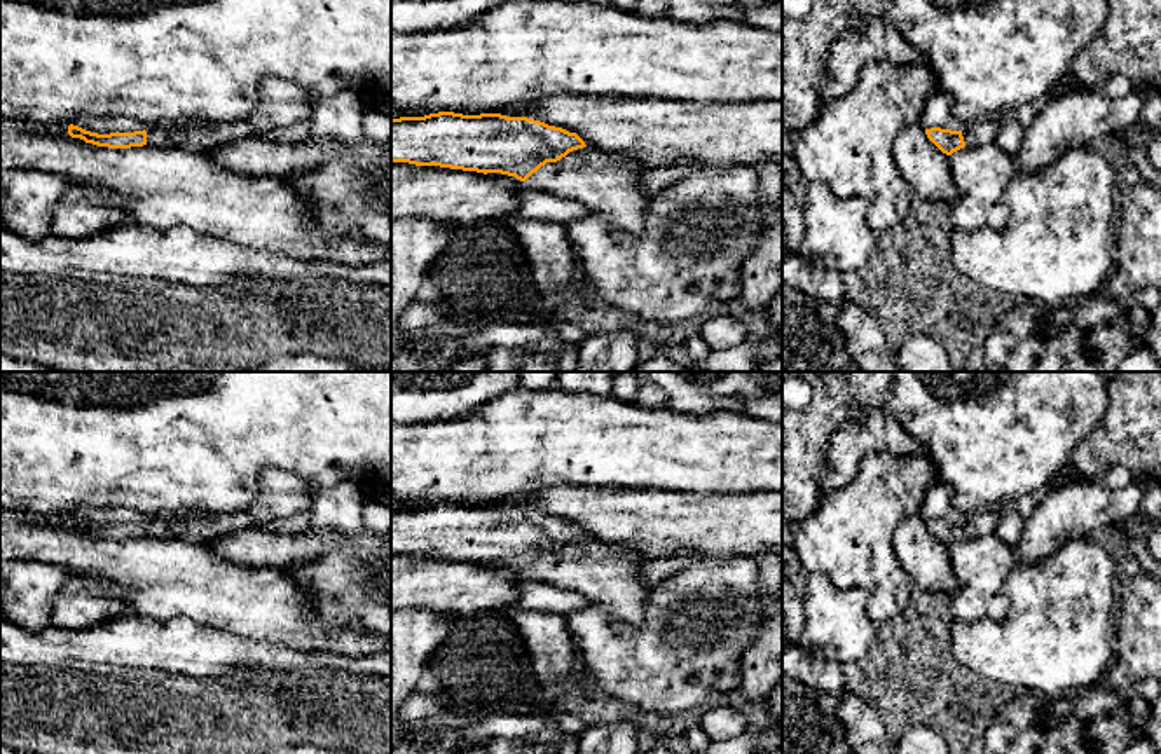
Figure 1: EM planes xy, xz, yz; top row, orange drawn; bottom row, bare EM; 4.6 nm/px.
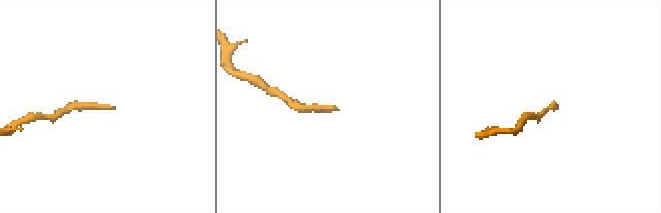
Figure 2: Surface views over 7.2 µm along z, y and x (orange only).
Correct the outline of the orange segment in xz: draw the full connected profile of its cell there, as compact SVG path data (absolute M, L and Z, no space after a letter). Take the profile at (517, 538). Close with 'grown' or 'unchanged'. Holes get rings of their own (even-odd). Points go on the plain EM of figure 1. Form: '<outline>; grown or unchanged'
M454 503L391 510L391 553L515 567L526 579L581 593L588 606L604 607L613 621L644 625L649 588L639 579L639 557L630 550L588 539L576 524L534 510Z; grown

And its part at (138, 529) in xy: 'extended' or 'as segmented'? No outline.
extended

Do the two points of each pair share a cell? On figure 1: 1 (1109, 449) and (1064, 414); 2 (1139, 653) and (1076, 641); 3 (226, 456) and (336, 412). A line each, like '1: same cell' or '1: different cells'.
1: different cells
2: different cells
3: same cell

